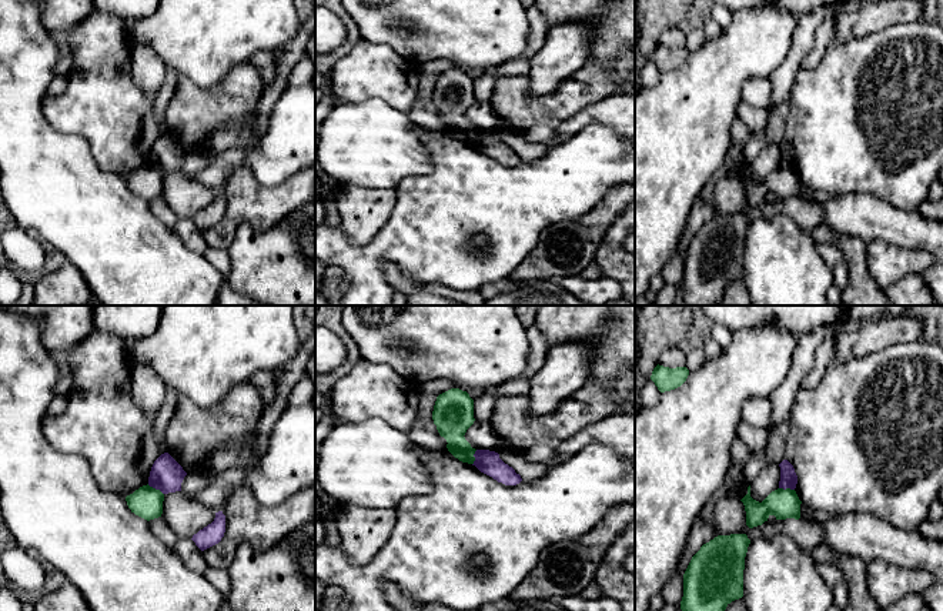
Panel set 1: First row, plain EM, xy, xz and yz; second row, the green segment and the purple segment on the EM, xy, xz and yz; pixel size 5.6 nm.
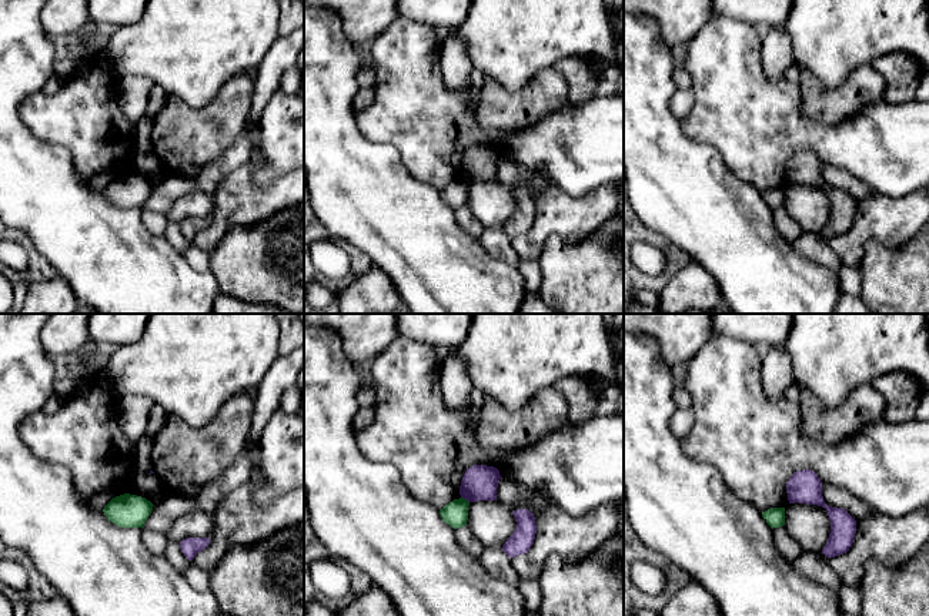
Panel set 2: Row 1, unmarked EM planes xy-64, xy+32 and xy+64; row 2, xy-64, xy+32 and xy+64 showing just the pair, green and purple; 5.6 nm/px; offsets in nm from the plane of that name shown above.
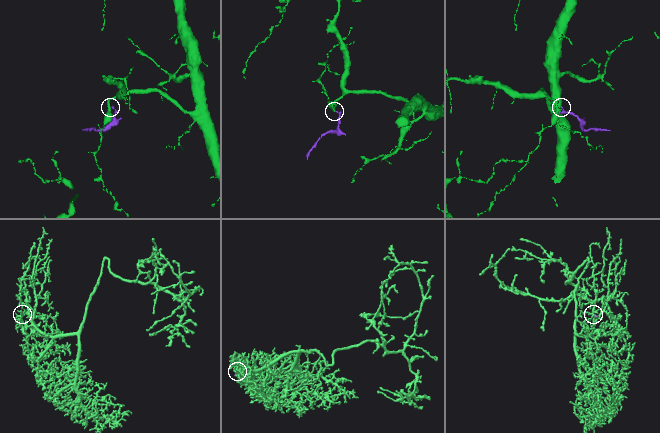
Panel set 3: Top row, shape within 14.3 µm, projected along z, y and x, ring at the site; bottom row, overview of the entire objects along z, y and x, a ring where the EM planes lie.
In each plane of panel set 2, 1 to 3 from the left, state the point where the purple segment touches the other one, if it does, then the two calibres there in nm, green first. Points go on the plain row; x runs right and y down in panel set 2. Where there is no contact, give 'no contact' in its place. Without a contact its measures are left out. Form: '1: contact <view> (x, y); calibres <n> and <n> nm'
1: no contact
2: contact xy+32 (465, 180); calibres 140 and 200 nm
3: no contact

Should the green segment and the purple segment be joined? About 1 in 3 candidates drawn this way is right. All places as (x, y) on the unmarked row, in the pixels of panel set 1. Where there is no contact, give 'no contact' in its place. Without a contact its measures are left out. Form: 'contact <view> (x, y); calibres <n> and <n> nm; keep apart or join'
contact xy (154, 169); calibres 180 and 180 nm; keep apart

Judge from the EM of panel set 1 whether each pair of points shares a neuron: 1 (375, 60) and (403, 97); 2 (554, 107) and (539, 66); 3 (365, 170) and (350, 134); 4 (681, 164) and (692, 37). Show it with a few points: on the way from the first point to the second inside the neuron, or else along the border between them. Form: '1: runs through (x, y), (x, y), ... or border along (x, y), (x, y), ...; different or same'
1: runs through (380, 69), (398, 89); same
2: border along (577, 72), (548, 93), (534, 96), (528, 90); different
3: runs through (365, 162), (365, 150), (358, 143); same
4: border along (706, 39), (701, 47), (689, 52); different

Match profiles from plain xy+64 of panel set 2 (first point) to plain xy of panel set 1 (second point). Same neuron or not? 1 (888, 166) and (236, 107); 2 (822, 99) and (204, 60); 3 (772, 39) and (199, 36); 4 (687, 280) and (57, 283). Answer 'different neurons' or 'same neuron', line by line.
1: different neurons
2: different neurons
3: different neurons
4: same neuron

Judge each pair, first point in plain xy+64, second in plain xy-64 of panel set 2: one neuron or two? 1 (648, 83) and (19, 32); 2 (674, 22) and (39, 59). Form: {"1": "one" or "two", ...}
{"1": "one", "2": "two"}

